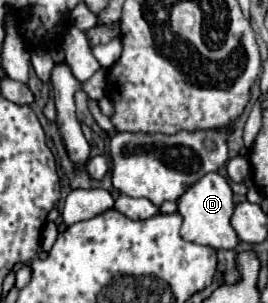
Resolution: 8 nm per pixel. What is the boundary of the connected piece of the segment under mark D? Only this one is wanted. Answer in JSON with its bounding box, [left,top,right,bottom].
[177,172,239,250]

